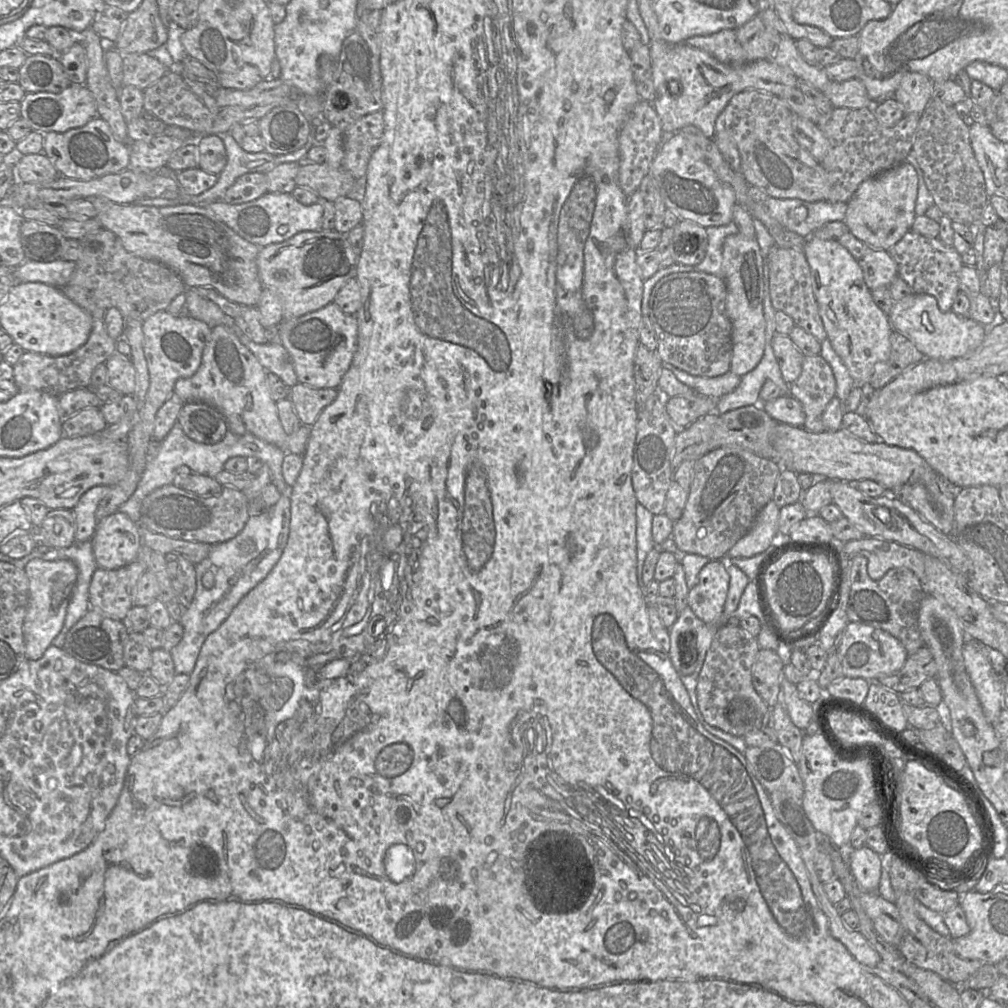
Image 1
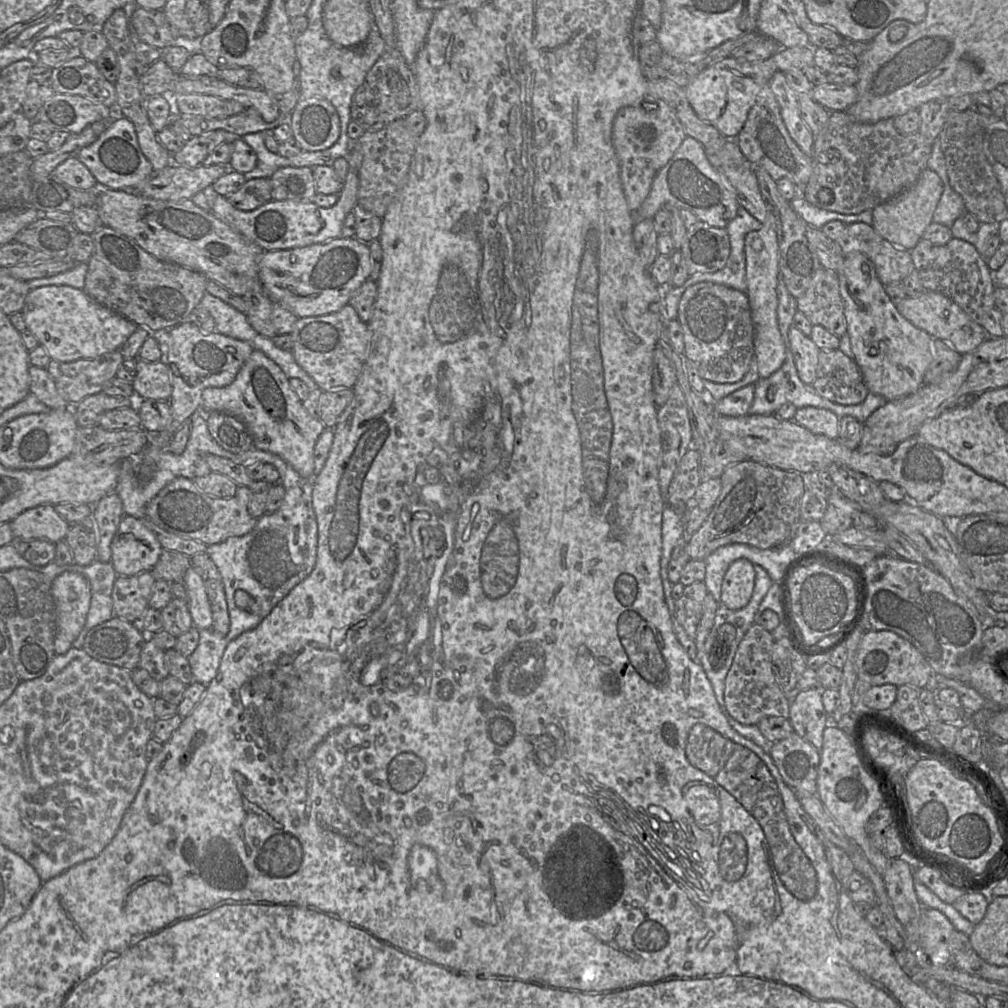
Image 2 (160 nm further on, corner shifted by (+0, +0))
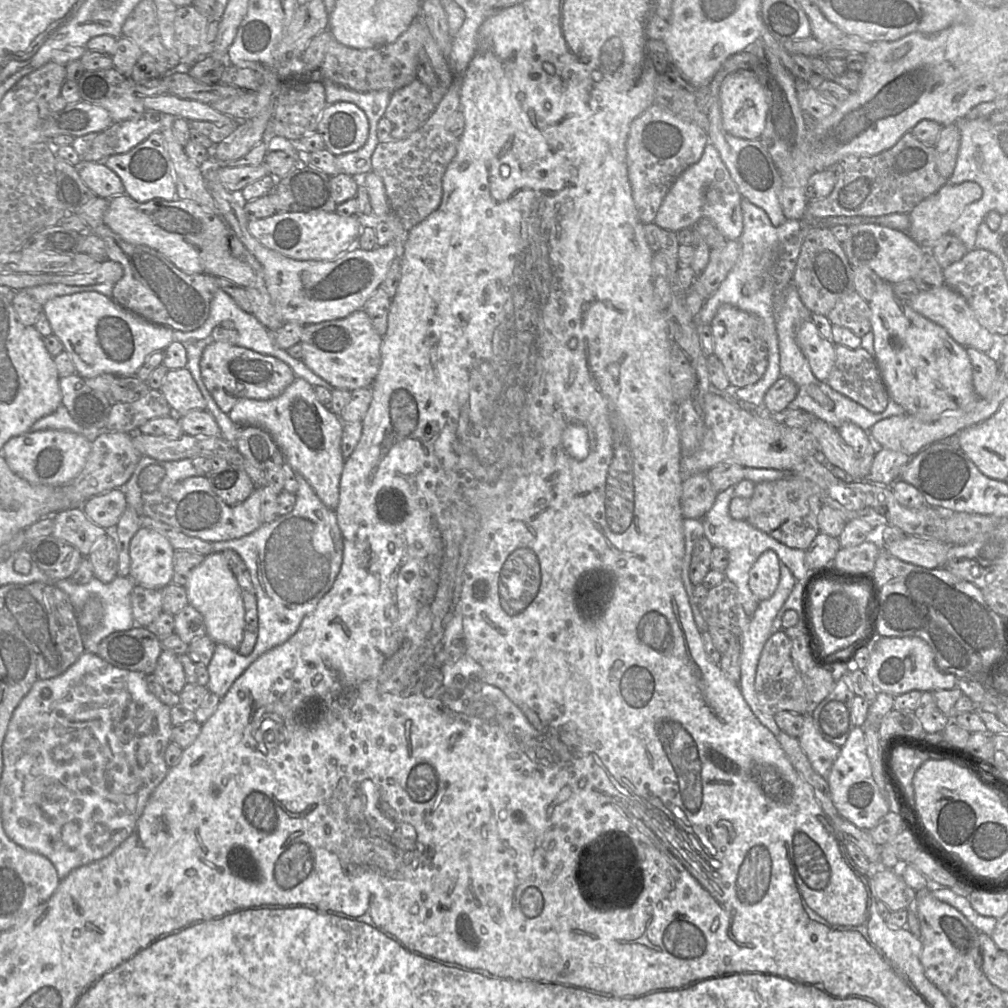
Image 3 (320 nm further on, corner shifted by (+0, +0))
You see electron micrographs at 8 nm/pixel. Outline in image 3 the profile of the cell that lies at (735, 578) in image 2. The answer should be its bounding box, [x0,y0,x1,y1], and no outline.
[748,551,781,601]

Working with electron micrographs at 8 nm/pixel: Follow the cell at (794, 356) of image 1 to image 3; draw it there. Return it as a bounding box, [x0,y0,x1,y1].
[796,318,836,381]

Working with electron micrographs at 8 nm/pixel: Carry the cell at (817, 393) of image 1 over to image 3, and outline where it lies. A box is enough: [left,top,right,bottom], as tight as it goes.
[826,344,890,413]

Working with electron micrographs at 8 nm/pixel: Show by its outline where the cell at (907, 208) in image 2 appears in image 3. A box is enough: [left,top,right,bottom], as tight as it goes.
[906,181,982,250]

